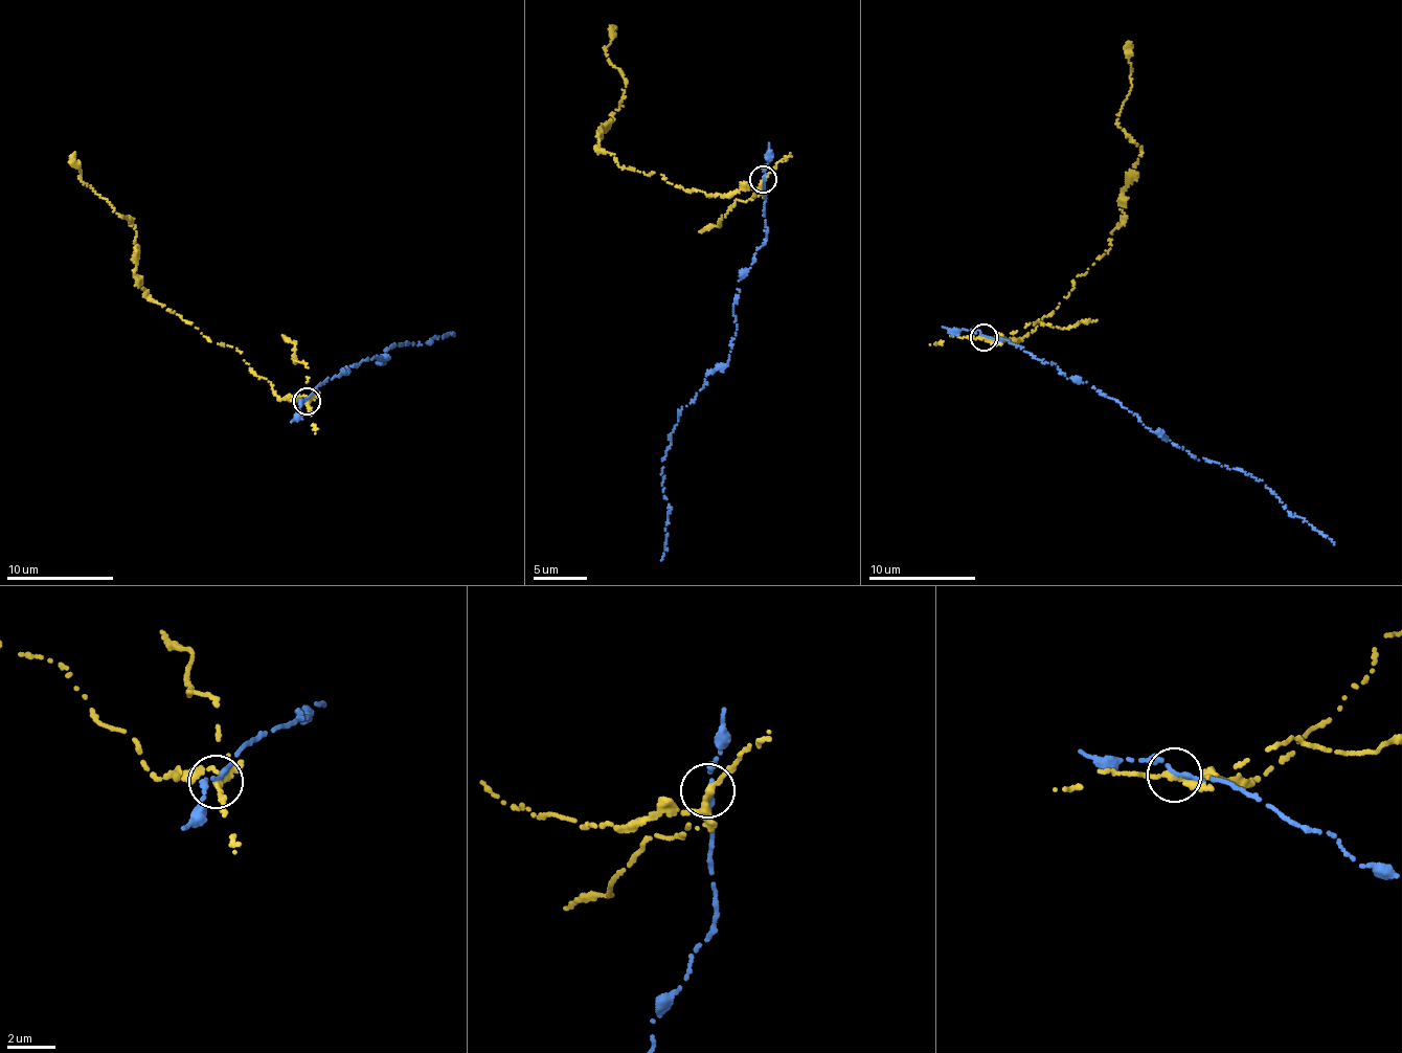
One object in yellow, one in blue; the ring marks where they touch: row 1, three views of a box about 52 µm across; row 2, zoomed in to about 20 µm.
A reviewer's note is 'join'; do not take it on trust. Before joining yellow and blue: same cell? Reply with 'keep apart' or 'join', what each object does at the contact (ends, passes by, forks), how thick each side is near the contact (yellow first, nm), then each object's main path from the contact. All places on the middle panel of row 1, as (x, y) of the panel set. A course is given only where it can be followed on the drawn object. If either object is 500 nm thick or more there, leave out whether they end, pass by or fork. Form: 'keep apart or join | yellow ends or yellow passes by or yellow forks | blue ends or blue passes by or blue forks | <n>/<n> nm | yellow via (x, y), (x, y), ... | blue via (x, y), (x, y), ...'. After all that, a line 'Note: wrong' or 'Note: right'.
keep apart | yellow forks | blue ends | 200/280 nm | yellow via (763, 179), (708, 195), (624, 167), (597, 149), (626, 87), (605, 48), (615, 26) | blue via (764, 178), (766, 241), (739, 282), (729, 360), (681, 407), (662, 458), (670, 511), (661, 560)
Note: wrong

